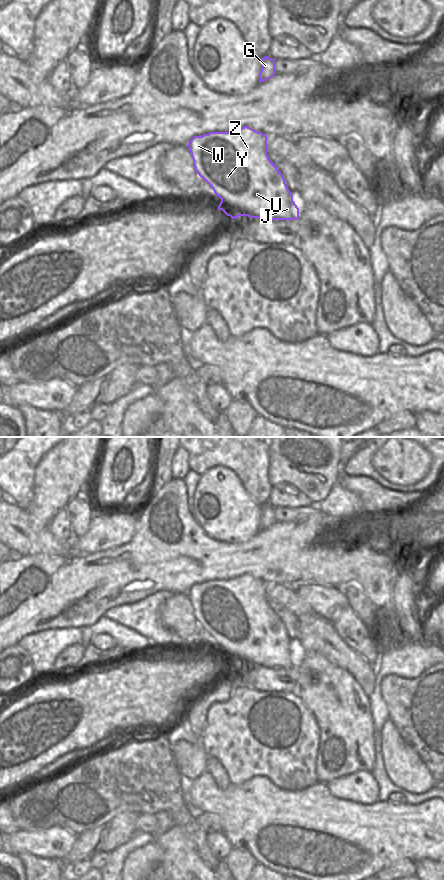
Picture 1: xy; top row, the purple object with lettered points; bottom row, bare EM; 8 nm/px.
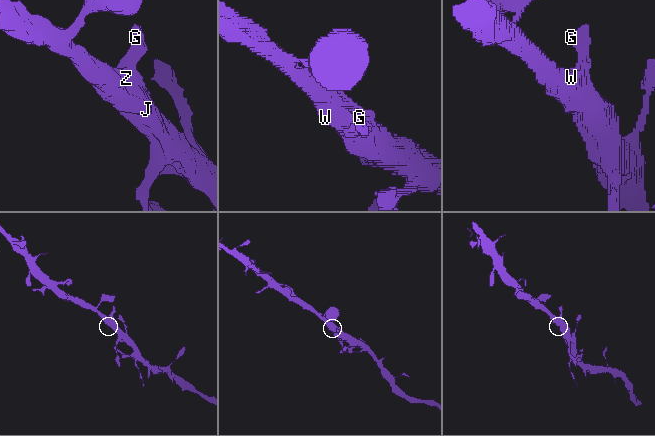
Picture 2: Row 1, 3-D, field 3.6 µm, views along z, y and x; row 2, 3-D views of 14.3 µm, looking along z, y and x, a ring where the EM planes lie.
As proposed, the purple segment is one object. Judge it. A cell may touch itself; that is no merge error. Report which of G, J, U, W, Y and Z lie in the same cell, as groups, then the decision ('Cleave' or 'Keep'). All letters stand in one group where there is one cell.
Groups: G J U W Y Z. Keep

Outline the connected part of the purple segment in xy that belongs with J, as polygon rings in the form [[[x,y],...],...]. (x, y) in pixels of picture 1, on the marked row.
[[[248,126],[232,132],[210,132],[194,136],[187,145],[196,173],[221,199],[218,206],[227,216],[298,220],[299,208],[285,179],[267,155],[267,136]]]

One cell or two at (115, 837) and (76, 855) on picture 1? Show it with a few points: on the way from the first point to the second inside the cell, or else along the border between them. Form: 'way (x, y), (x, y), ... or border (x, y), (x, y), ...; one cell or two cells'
way (105, 837), (99, 838), (86, 846); one cell

